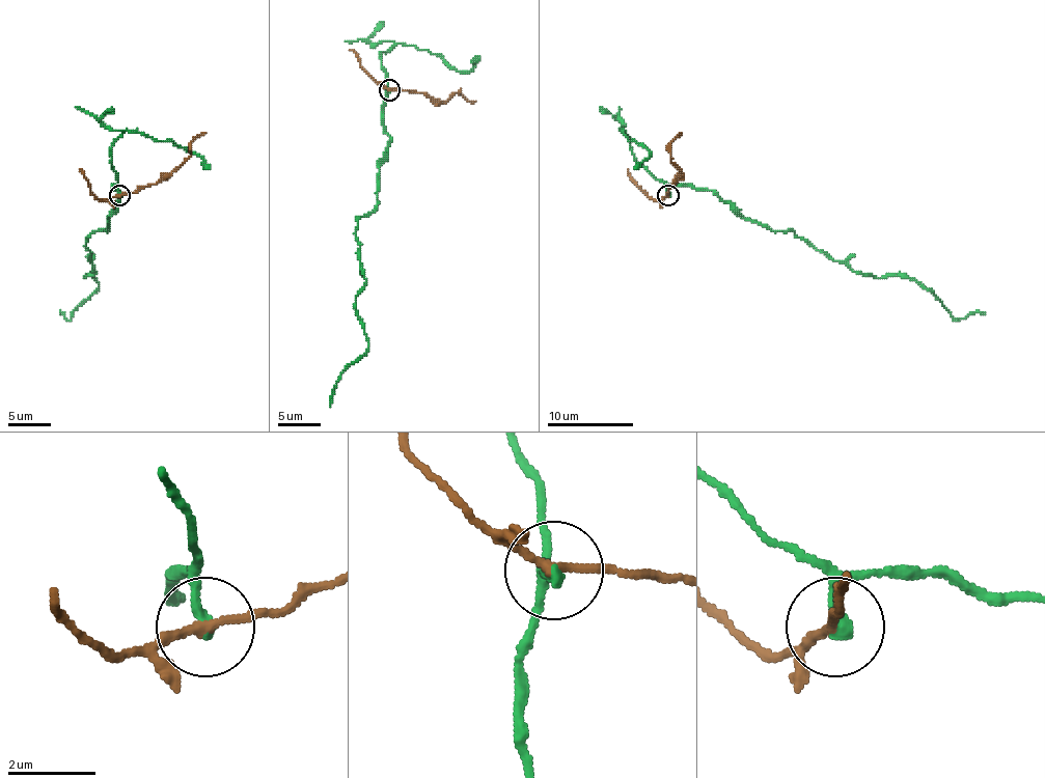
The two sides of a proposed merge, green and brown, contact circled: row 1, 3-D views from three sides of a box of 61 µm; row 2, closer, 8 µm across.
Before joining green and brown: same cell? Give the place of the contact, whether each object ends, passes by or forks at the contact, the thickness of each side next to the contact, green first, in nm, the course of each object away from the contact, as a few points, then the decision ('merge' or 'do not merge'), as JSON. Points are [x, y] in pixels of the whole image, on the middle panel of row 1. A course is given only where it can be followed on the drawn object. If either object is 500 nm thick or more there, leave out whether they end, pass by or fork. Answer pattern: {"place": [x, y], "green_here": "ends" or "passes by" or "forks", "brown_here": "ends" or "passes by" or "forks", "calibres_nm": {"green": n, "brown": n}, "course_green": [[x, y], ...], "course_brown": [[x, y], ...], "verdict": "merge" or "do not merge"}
{"place": [389, 89], "green_here": "ends", "brown_here": "passes by", "calibres_nm": {"green": 320, "brown": 190}, "course_green": [[390, 90], [377, 205], [356, 231], [366, 280], [356, 308], [368, 346], [338, 381], [330, 407]], "course_brown": [[390, 90], [427, 92], [445, 101], [454, 92], [461, 92], [469, 101], [475, 101]], "verdict": "do not merge"}

